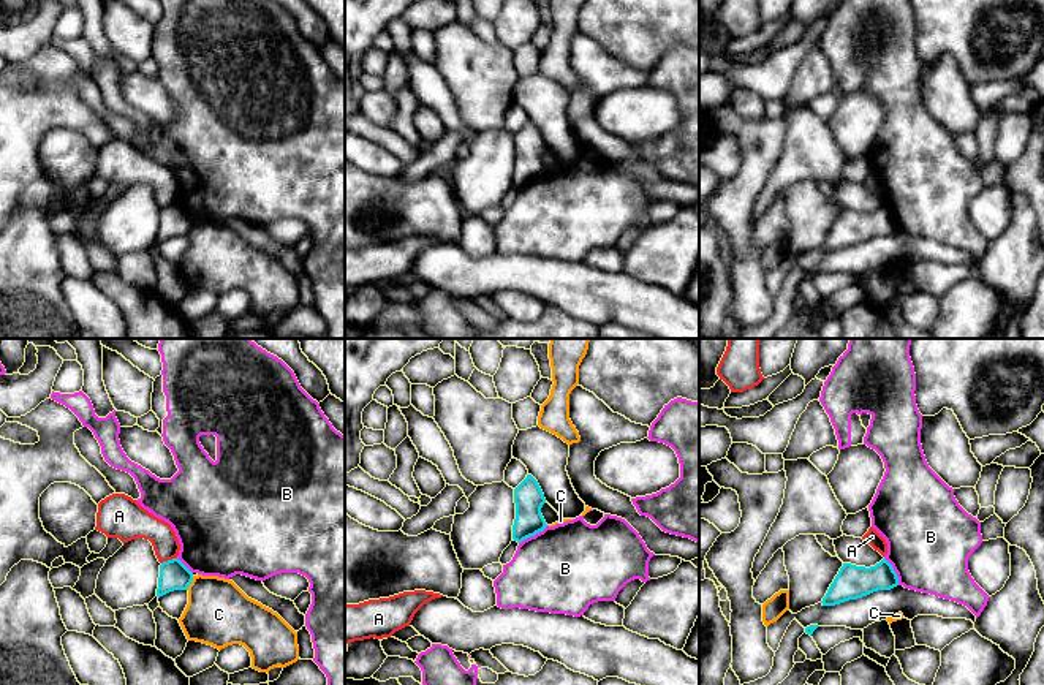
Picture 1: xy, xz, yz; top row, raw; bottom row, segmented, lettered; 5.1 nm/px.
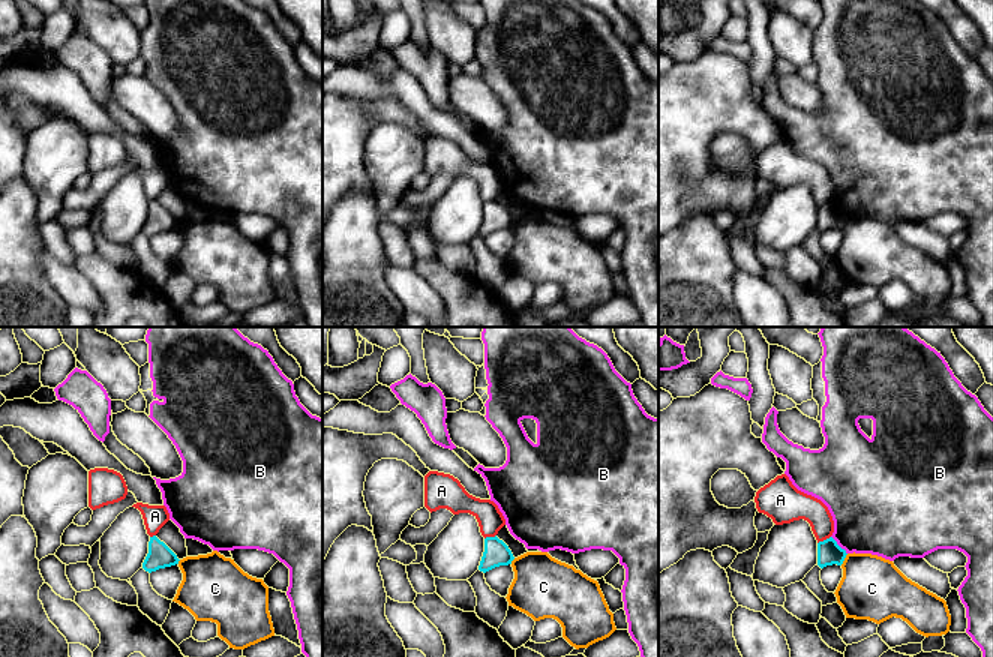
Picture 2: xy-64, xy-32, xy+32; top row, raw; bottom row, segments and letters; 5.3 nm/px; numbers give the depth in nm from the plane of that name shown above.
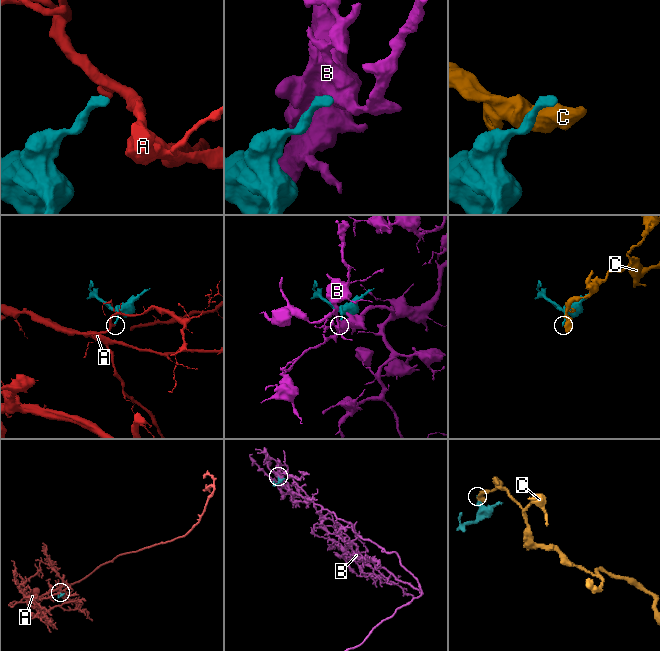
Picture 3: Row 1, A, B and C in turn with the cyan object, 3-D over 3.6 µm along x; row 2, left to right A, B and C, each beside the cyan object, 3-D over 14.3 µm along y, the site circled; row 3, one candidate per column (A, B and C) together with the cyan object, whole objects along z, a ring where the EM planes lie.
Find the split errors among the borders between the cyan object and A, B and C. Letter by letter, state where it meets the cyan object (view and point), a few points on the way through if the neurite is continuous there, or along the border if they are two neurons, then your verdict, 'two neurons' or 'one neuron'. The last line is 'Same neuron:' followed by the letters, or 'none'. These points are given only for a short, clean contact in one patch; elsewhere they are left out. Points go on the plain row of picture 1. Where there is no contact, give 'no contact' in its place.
A: meets cyan in xy at (168, 206); border along xy (176, 203), (162, 209); two neurons
B: meets cyan in xz at (533, 181); border along xz (548, 171), (519, 189); two neurons
C: meets cyan in xy at (190, 228); two neurons
Same neuron: none

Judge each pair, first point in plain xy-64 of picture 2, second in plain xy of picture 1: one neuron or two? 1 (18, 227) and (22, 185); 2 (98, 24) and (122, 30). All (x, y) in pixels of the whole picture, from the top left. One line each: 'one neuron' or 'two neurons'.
1: two neurons
2: one neuron

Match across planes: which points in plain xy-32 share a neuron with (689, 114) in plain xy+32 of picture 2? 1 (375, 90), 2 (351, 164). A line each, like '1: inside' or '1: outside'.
1: outside
2: inside

